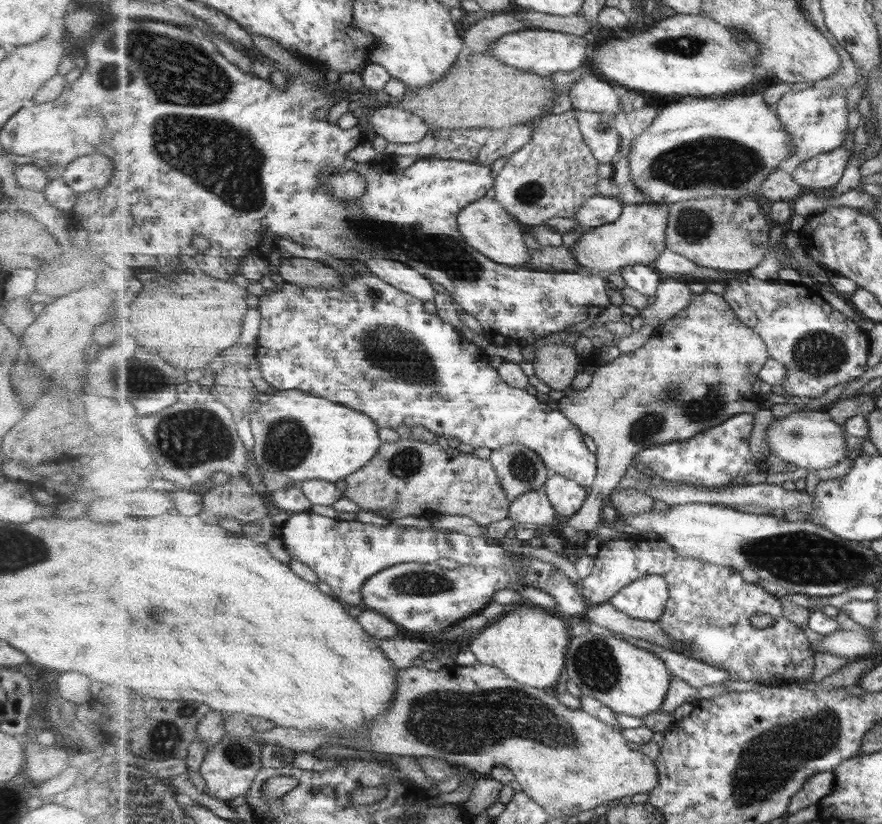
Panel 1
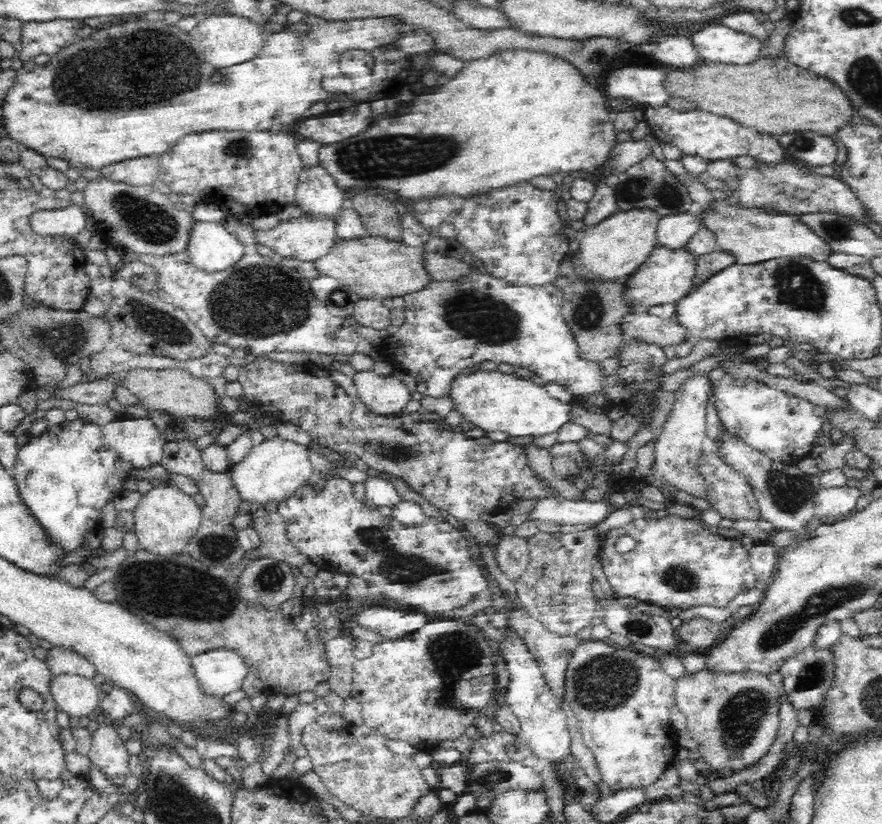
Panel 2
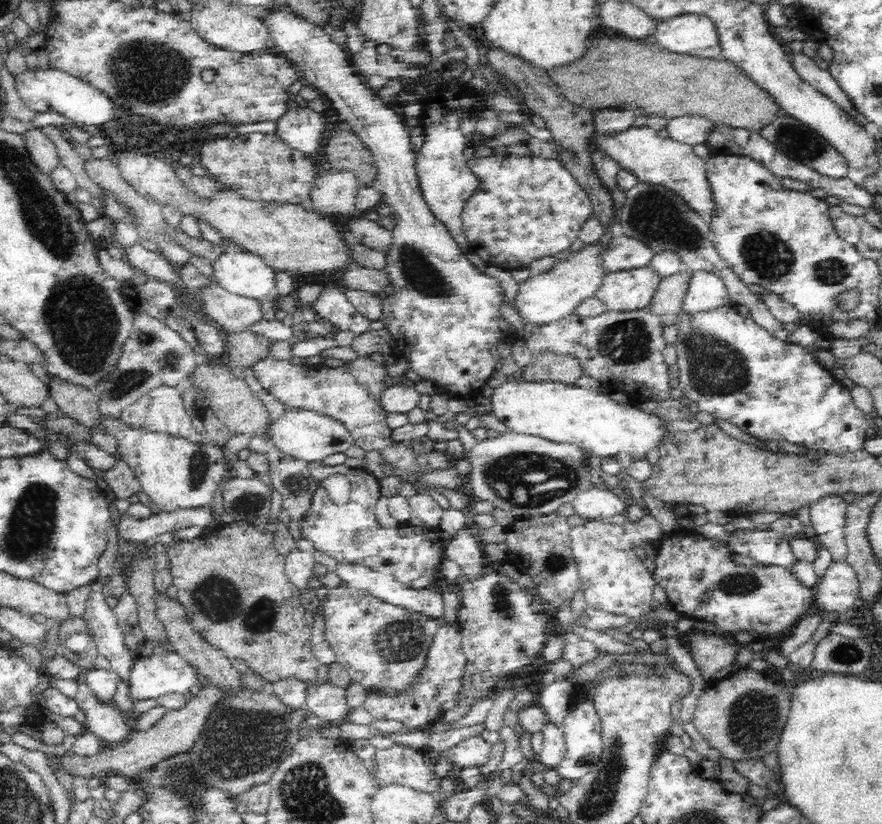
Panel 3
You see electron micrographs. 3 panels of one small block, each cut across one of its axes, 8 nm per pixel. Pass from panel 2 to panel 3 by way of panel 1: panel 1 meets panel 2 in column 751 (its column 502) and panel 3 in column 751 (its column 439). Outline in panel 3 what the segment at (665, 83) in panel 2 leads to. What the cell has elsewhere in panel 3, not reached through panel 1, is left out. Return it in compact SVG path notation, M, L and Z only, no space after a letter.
M600 38L598 44L588 40L586 54L566 66L554 68L546 72L558 89L558 92L572 104L597 111L603 108L617 108L634 110L636 114L647 117L654 115L654 106L664 112L656 110L656 116L673 119L676 117L704 116L714 123L731 128L751 129L760 132L771 124L781 114L778 105L756 83L748 79L738 66L726 62L724 59L704 59L696 56L678 56L658 48L658 44L646 44L644 40L630 40L630 38Z

